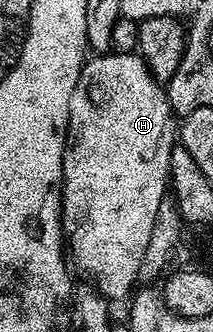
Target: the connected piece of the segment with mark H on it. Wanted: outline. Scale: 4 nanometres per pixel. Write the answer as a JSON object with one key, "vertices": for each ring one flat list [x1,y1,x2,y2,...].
{"vertices":[[111,51,92,55,80,66,78,83,70,95,70,111,66,115,66,136,64,138,64,184,62,186,62,220,65,234,70,238,70,261,82,272,88,273,97,293,109,299,127,298,137,286,142,267,142,255,146,255,146,247,150,244,150,231,154,231,154,219,158,219,158,207,166,199,170,186,168,183,168,164,173,145,178,141,178,121,174,116,165,86,153,77,148,65,136,53,114,53]]}

